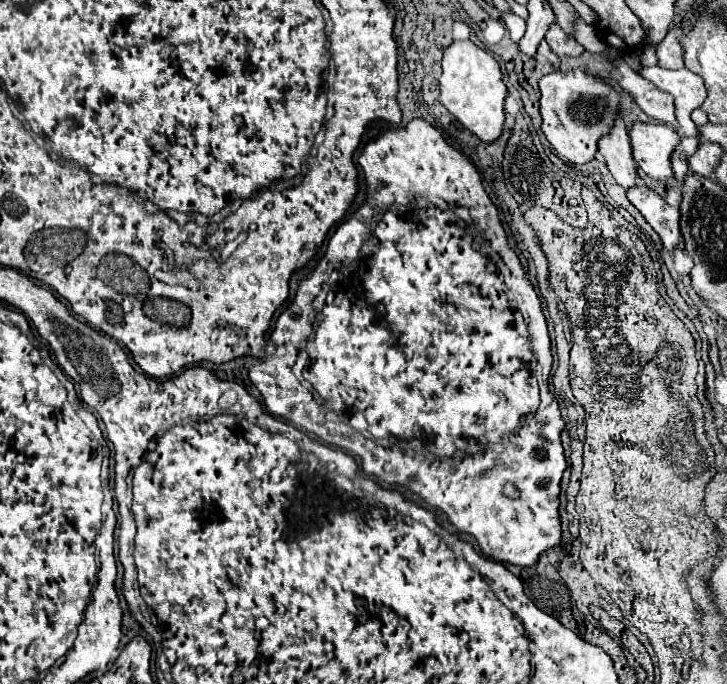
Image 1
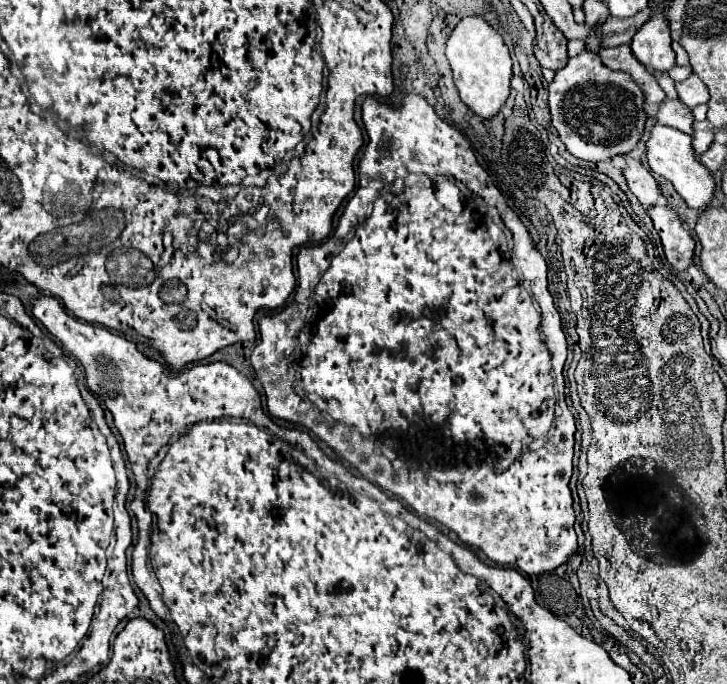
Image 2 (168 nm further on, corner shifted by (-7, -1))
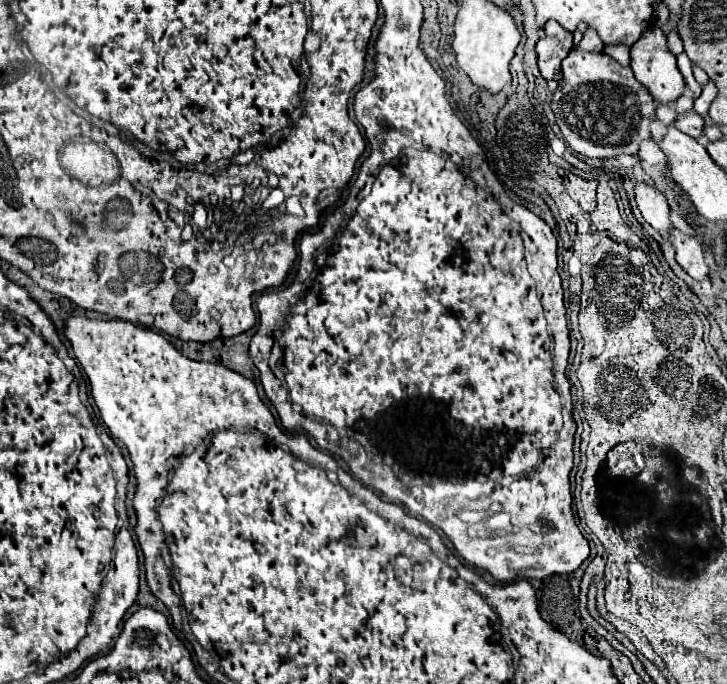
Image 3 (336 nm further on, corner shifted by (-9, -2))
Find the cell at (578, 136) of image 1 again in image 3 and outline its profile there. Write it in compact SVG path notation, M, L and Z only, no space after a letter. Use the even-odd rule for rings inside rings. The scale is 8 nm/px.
M573 48L563 60L561 72L563 78L551 98L551 110L569 148L587 158L637 154L639 144L651 136L649 124L655 118L655 100L637 82L633 70L617 64L603 52L593 54Z

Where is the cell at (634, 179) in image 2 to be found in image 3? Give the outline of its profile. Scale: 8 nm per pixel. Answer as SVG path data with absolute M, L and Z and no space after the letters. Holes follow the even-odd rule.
M637 182L635 200L637 200L637 206L639 206L645 222L651 224L655 230L659 230L663 234L663 238L667 238L673 224L669 220L669 204L667 204L663 192L659 192L653 186L647 186L645 182Z

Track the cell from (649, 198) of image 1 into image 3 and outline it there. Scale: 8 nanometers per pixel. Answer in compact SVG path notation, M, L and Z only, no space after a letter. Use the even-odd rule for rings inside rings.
M673 228L669 232L669 242L675 248L675 260L677 264L695 280L705 280L709 276L709 266L705 264L705 252L703 244L699 240L693 240L691 236L683 234L681 230Z

